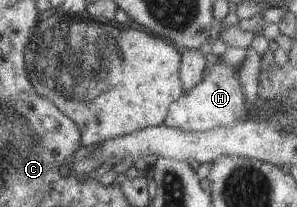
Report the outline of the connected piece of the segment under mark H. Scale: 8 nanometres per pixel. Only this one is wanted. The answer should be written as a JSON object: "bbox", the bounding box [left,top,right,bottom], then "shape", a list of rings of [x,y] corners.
{"bbox":[163,60,250,131],"shape":[[[219,60],[211,69],[206,69],[203,80],[169,107],[163,126],[180,131],[210,131],[245,119],[250,112],[246,109],[238,69],[223,66]]]}

